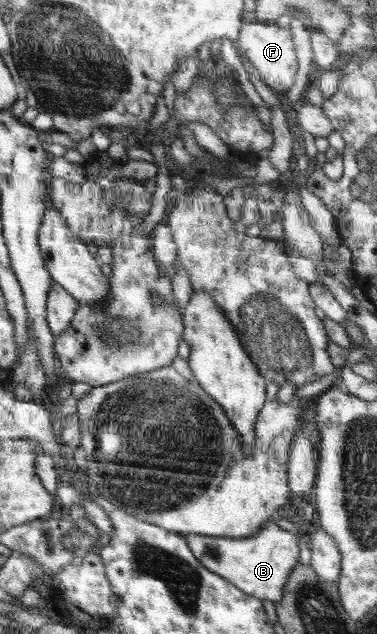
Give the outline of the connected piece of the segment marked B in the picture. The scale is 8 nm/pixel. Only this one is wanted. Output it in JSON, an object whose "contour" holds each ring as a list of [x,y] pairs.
{"contour":[[[273,520],[262,527],[258,534],[246,538],[191,534],[186,539],[190,550],[213,573],[232,581],[250,596],[275,604],[282,602],[284,586],[298,563],[298,540],[294,534],[278,528]]]}

